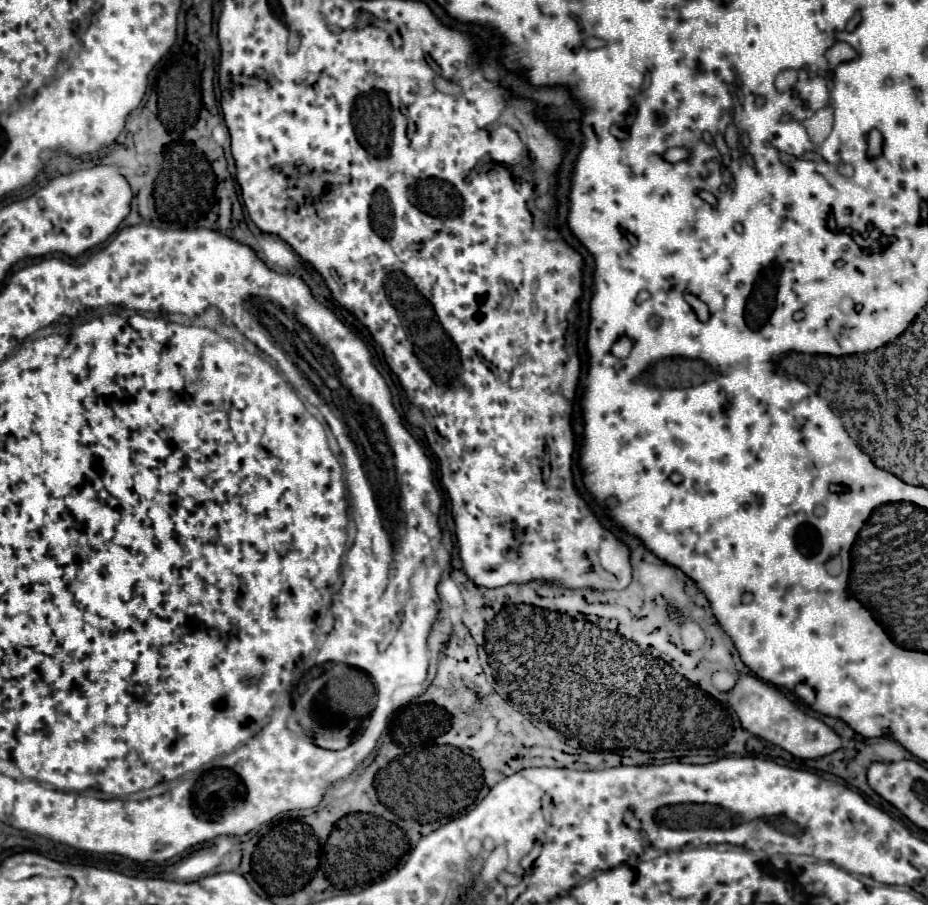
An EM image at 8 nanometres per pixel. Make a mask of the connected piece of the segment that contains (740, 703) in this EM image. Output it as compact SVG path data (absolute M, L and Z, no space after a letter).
M716 672L716 674L712 674L712 684L724 694L730 692L728 702L734 706L742 726L748 732L788 750L790 754L794 754L798 758L818 758L818 756L838 750L842 746L842 738L832 728L828 728L822 720L804 714L782 692L778 692L774 686L758 680L756 676L740 676L736 682L736 676L732 672Z

